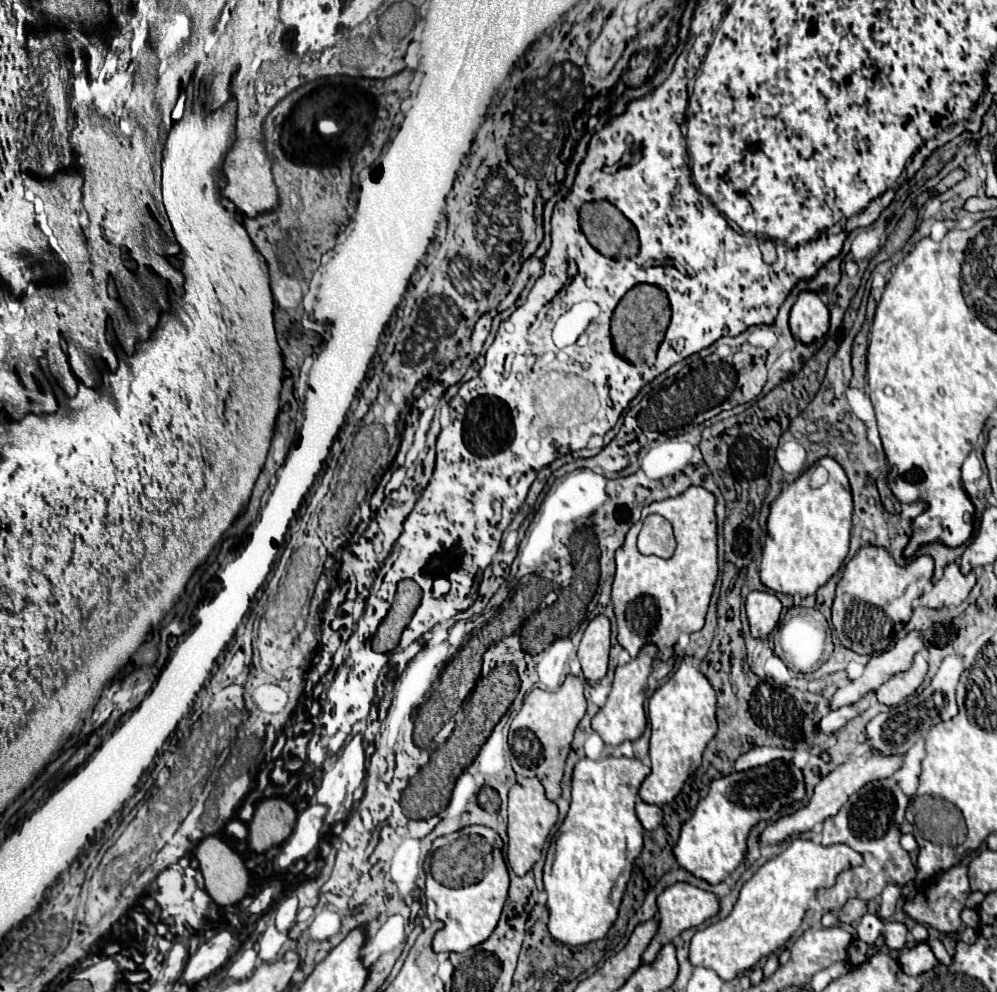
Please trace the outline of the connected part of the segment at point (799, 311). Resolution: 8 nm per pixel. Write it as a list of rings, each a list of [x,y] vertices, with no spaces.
[[[801,292],[797,302],[791,308],[789,328],[793,338],[799,338],[803,344],[819,340],[829,330],[829,310],[815,292]]]

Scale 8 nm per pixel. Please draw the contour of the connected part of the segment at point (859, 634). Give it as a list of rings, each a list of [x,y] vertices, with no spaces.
[[[861,548],[843,570],[833,602],[833,626],[841,644],[857,654],[879,654],[887,650],[895,634],[909,622],[913,600],[919,598],[933,578],[931,556],[917,556],[909,564],[899,566],[885,548]]]

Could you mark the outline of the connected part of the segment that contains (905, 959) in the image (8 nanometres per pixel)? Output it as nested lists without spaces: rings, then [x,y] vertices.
[[[921,942],[921,944],[917,944],[915,948],[911,948],[911,950],[905,948],[905,950],[901,952],[901,954],[899,954],[899,964],[901,964],[901,968],[903,968],[905,974],[909,974],[909,976],[919,976],[919,974],[935,968],[935,966],[939,964],[939,960],[937,960],[935,954],[931,952],[931,948],[929,948],[925,942]]]

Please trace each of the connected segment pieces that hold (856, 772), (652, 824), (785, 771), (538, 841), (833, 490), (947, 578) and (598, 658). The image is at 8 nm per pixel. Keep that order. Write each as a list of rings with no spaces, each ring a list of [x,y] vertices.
[[[868,747],[858,753],[855,751],[849,755],[846,762],[836,766],[827,776],[823,776],[820,782],[815,786],[813,792],[813,798],[807,806],[799,808],[797,812],[793,814],[785,814],[781,816],[775,824],[769,824],[763,834],[761,834],[761,844],[769,844],[769,842],[783,842],[785,838],[789,836],[797,836],[797,834],[803,834],[803,832],[809,832],[813,830],[813,826],[817,826],[819,822],[823,822],[825,818],[829,816],[835,816],[839,812],[839,808],[847,802],[847,798],[851,794],[855,794],[859,788],[863,788],[867,782],[873,782],[873,780],[883,780],[883,778],[889,778],[893,776],[903,764],[903,756],[887,756],[887,754],[881,754],[881,752],[875,752]]]
[[[641,798],[637,800],[635,810],[637,810],[637,816],[639,816],[645,830],[655,830],[663,820],[663,810],[659,806],[655,806],[655,804],[643,802]]]
[[[785,760],[749,768],[747,772],[731,772],[711,782],[709,794],[697,804],[693,816],[683,824],[681,836],[673,848],[681,868],[709,884],[723,882],[745,858],[747,836],[751,828],[763,820],[775,818],[785,806],[805,798],[803,772]]]
[[[519,778],[513,788],[509,790],[509,846],[507,846],[507,860],[509,866],[517,876],[525,876],[533,864],[541,858],[543,844],[559,818],[559,810],[555,802],[547,800],[545,788],[537,778]]]
[[[823,458],[819,464],[825,464],[829,472],[827,484],[813,490],[809,486],[809,472],[805,472],[771,504],[759,574],[761,582],[775,592],[799,594],[801,598],[815,594],[841,568],[849,552],[853,514],[849,480],[835,460]]]
[[[949,564],[939,582],[935,582],[923,596],[921,604],[927,608],[943,608],[943,606],[959,606],[975,586],[975,574],[961,574],[957,564]]]
[[[595,616],[585,630],[577,652],[587,682],[597,682],[607,674],[611,648],[609,636],[611,636],[609,620],[605,616]]]

